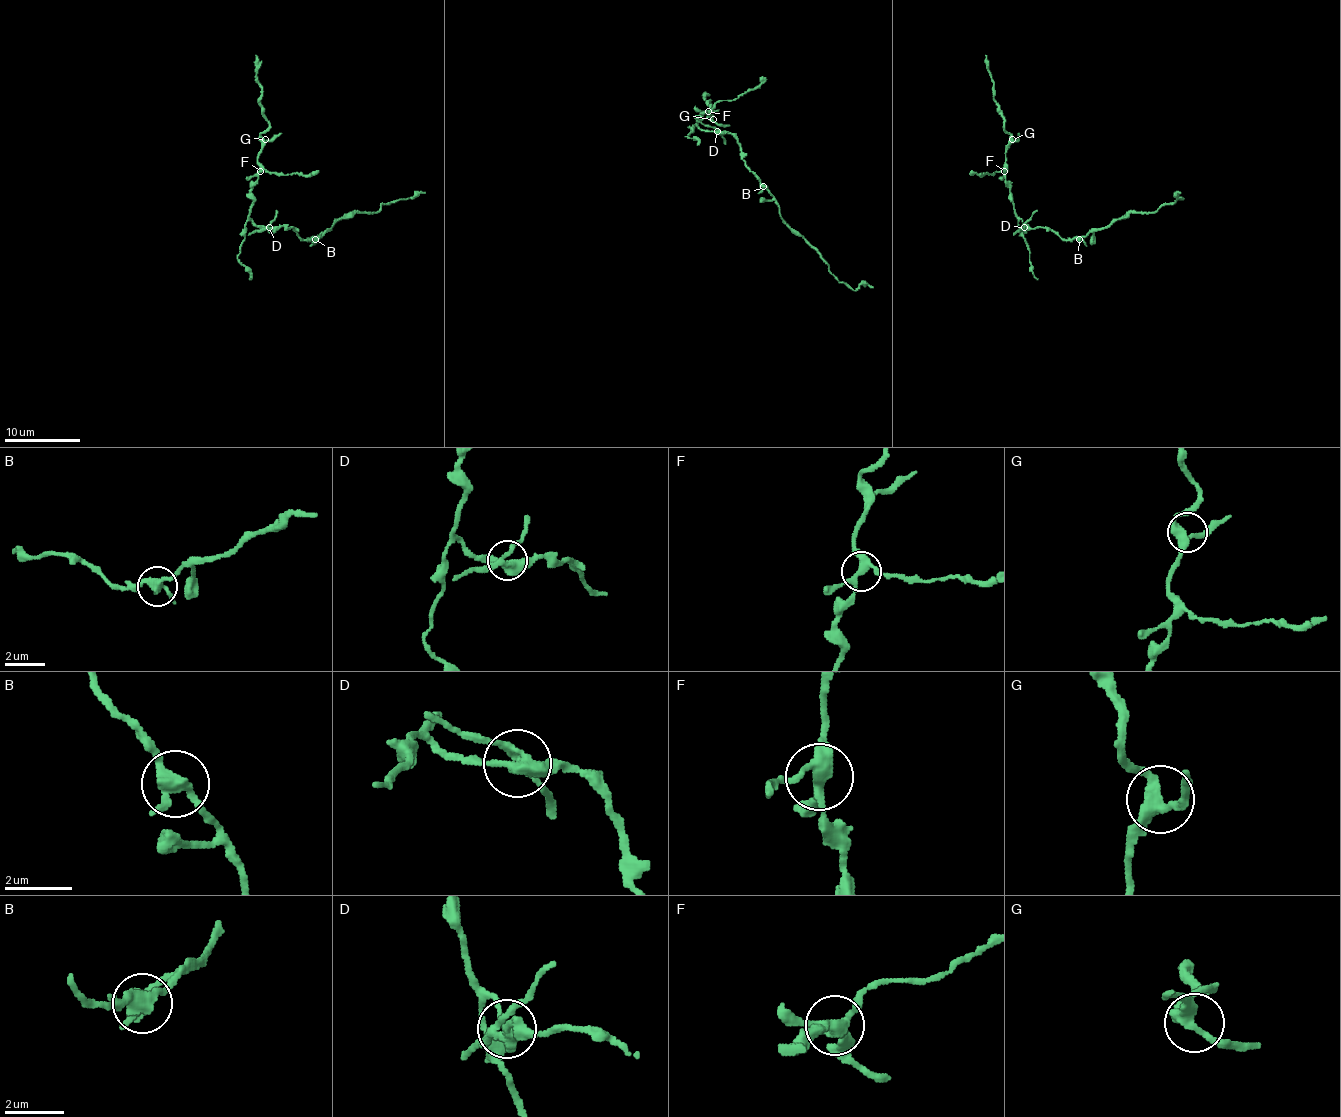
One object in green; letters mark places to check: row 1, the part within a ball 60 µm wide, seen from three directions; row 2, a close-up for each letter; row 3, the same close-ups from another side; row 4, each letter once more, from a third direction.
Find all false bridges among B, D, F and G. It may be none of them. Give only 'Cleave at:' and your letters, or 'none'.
Cleave at: B

